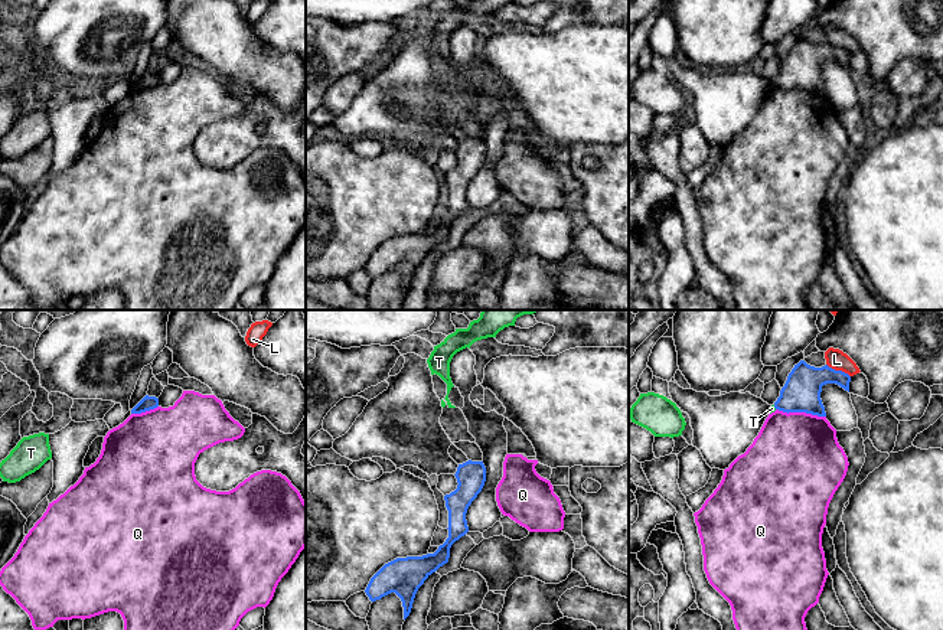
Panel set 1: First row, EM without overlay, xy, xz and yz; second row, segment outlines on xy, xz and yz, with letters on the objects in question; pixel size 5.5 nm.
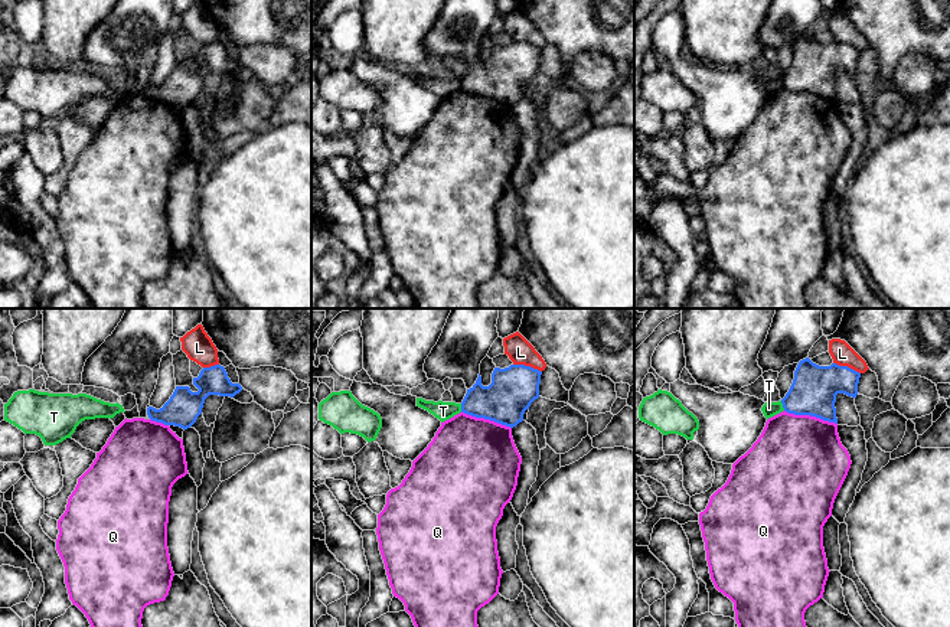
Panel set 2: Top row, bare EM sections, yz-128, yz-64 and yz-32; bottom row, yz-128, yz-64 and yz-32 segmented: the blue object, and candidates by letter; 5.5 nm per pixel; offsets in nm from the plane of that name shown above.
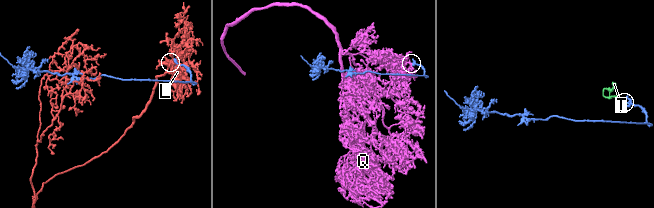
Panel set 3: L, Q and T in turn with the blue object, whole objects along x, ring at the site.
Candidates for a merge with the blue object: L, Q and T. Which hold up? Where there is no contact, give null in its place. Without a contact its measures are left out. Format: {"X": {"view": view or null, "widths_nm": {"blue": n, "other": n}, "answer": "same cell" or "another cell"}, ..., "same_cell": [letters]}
{"L": {"view": "yz", "widths_nm": {"blue": 200, "other": 110}, "answer": "another cell"}, "Q": {"view": "yz", "widths_nm": {"blue": 200, "other": 480}, "answer": "another cell"}, "T": {"view": "yz", "widths_nm": {"blue": 200, "other": 30}, "answer": "another cell"}, "same_cell": []}

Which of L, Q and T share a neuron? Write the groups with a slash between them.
L / Q / T

